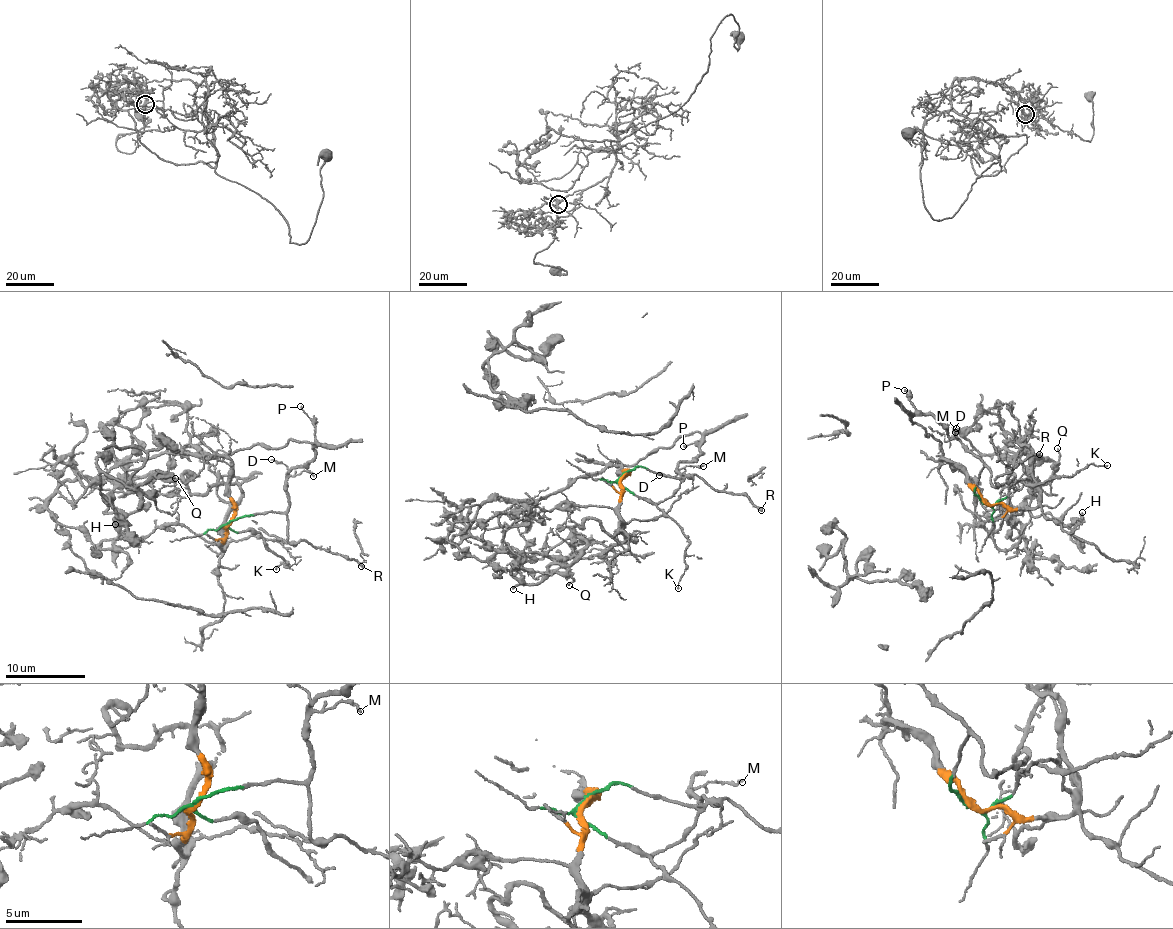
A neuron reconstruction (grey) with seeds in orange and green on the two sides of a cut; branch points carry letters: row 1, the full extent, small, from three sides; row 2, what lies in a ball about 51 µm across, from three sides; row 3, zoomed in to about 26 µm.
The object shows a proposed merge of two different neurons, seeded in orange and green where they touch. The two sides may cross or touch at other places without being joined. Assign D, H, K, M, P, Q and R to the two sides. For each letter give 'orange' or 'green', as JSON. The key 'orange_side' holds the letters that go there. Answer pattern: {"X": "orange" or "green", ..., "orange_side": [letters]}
{"D": "green", "H": "orange", "K": "green", "M": "green", "P": "green", "Q": "orange", "R": "green", "orange_side": ["H", "Q"]}

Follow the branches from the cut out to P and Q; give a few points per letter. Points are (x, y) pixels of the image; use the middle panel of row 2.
P: (623, 477), (639, 467), (681, 477), (678, 468), (680, 463), (699, 454), (701, 443), (682, 446)
Q: (623, 478), (614, 508), (572, 503), (586, 543), (568, 565), (531, 552), (519, 566), (569, 585)

